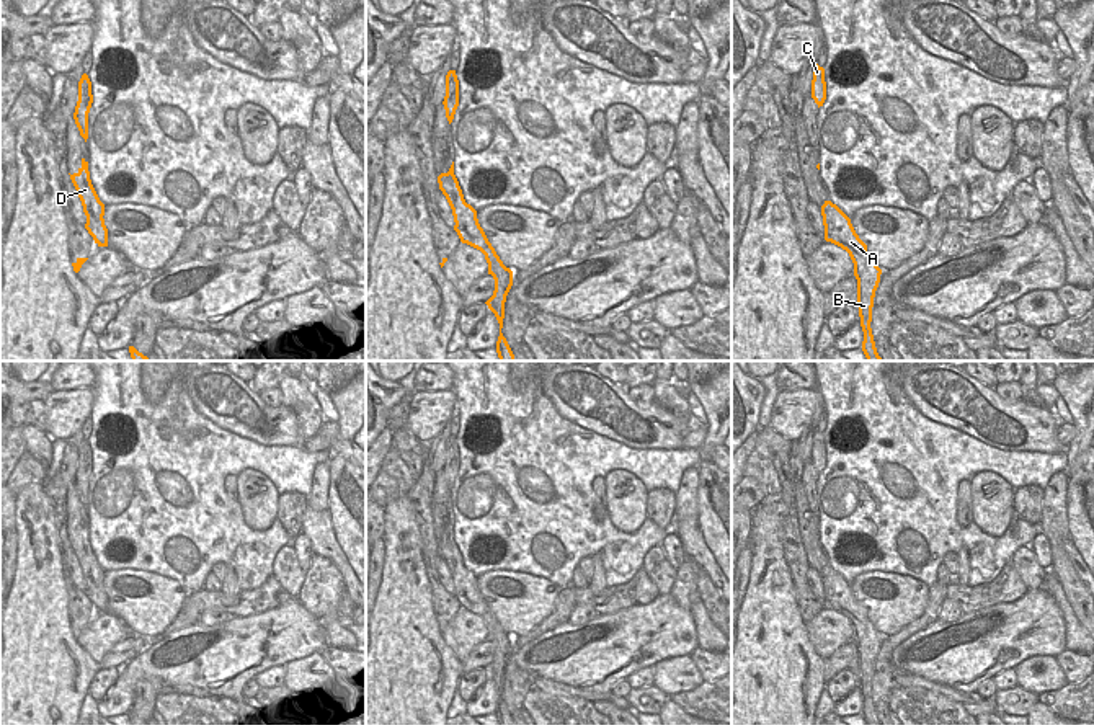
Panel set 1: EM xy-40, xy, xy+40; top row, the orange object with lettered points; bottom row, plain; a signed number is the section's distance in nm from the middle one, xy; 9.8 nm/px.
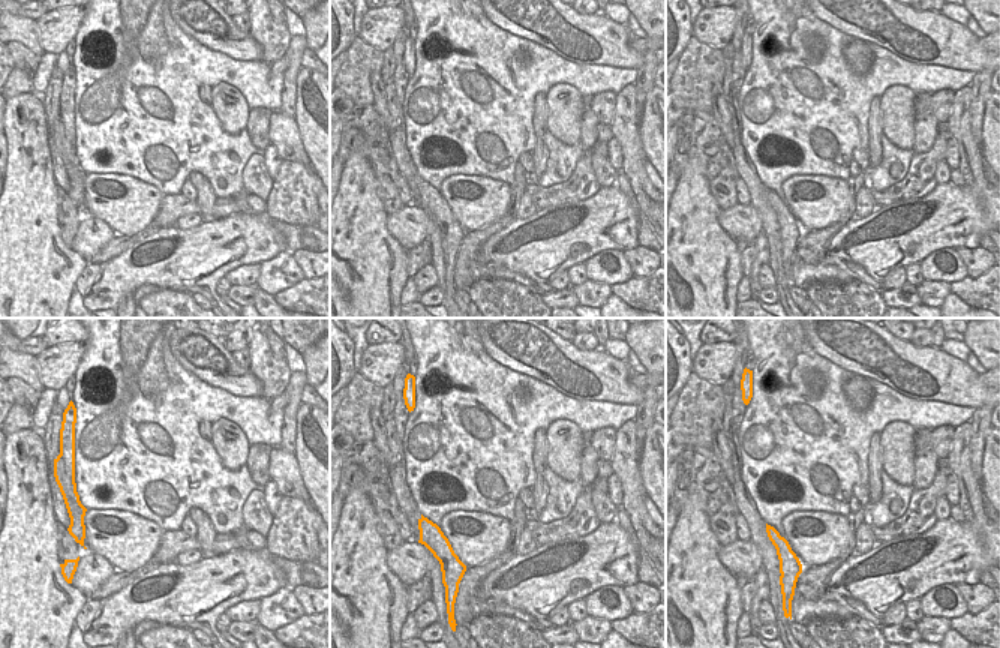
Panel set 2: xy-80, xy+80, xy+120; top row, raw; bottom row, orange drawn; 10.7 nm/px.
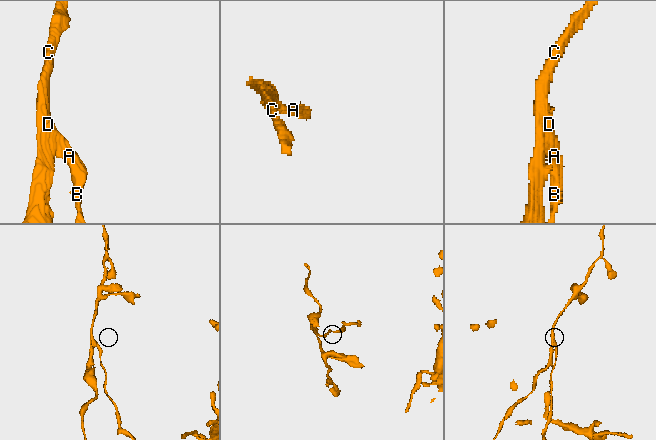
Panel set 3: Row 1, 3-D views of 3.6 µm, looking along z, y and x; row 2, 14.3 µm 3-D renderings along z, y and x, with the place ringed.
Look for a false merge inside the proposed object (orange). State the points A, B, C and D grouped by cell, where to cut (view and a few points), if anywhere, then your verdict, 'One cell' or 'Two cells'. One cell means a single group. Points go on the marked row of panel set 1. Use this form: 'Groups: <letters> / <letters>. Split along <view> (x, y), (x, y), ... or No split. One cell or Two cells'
Groups: A B / C D. Split along xy (474, 209), (466, 216), (466, 232), (469, 235), (466, 242). Two cells

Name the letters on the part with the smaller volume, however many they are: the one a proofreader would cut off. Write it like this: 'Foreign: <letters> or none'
Foreign: A, B

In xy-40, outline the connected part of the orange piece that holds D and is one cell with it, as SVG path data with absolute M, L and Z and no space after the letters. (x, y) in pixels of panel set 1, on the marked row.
M82 158L82 167L77 173L70 175L70 180L77 189L82 201L83 212L87 216L85 229L93 237L95 243L101 247L105 235L101 234L101 214L105 214L105 204L100 201L88 171L88 162Z

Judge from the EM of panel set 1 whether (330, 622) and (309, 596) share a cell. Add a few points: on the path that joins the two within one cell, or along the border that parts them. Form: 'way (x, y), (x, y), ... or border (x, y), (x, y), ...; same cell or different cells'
border (337, 611), (327, 613), (319, 619); different cells

